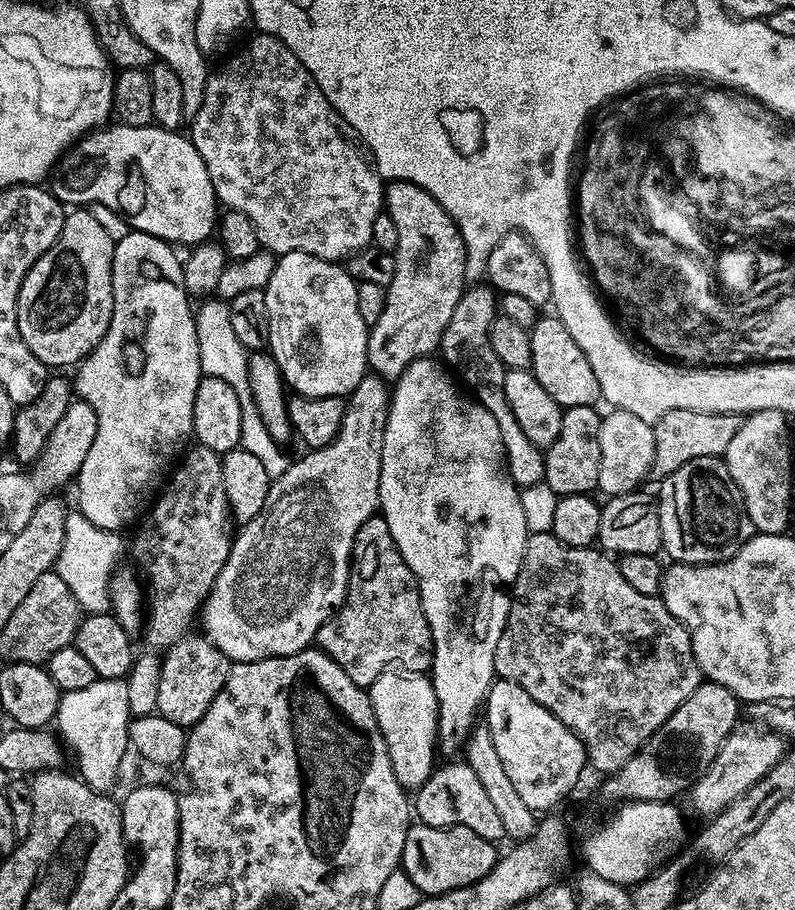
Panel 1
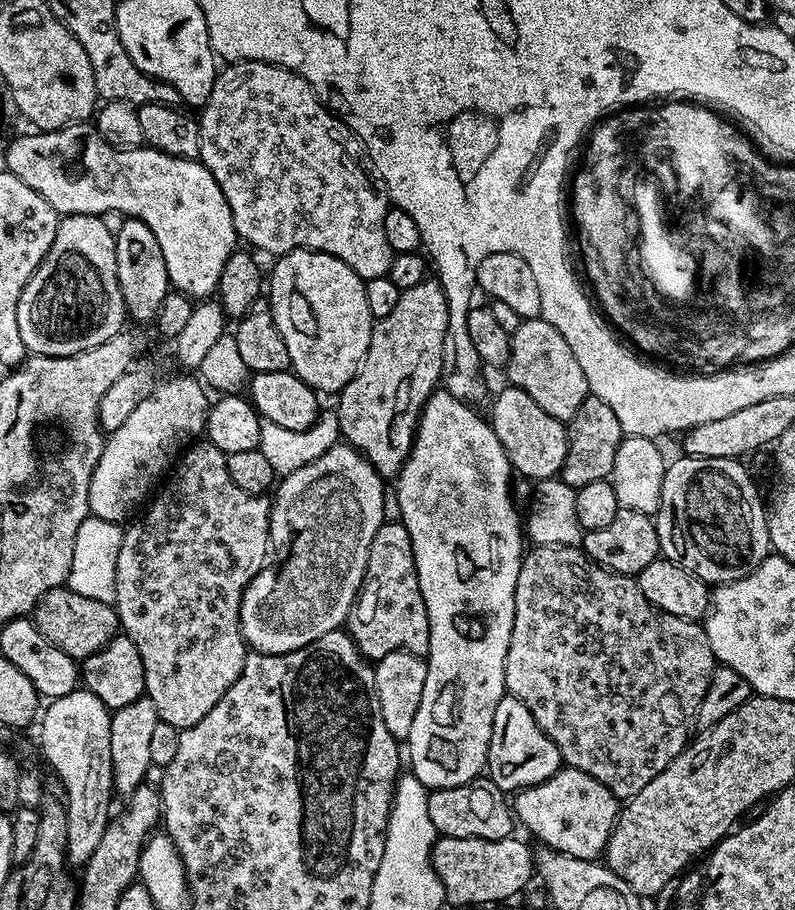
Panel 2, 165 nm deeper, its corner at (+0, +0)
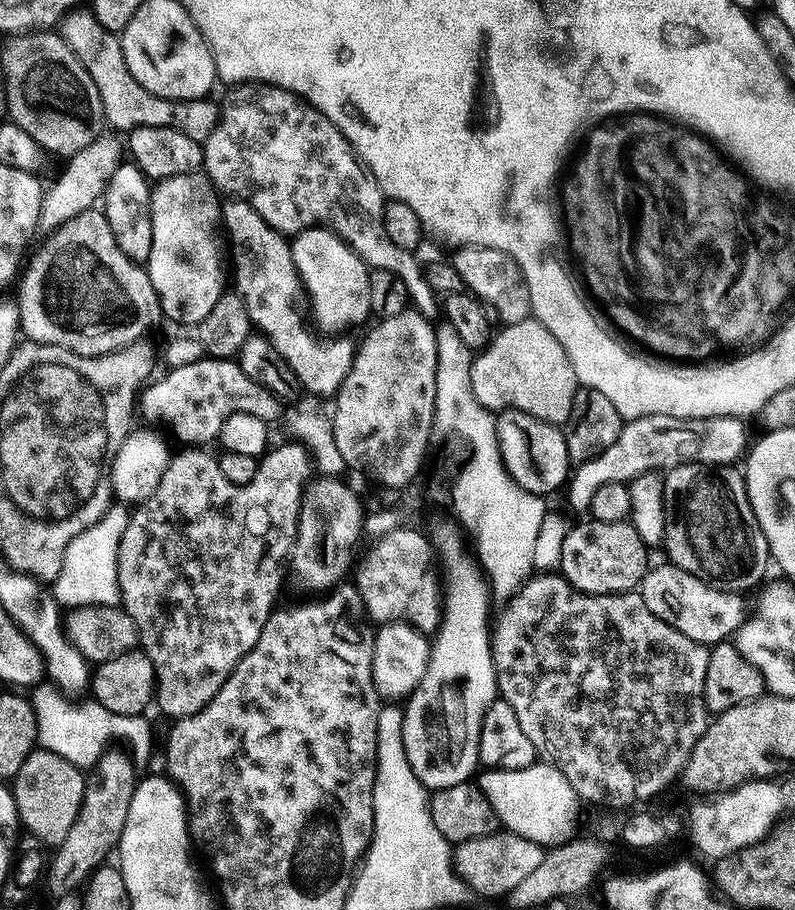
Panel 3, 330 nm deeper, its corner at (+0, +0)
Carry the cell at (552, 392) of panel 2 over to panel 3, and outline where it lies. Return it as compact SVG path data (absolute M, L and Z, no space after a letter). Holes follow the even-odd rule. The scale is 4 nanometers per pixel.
M529 318L504 326L501 332L499 329L488 345L473 355L469 386L477 403L493 414L509 410L524 412L538 420L545 420L548 424L563 426L570 418L570 406L574 406L578 381L574 366L570 358L566 358L566 350L562 350L558 338L554 338L554 334L550 334L550 330L546 330L546 326L542 326L539 320Z

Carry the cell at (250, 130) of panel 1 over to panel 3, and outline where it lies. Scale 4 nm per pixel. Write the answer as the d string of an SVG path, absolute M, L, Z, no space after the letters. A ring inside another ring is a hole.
M246 84L231 89L228 101L223 101L219 123L202 141L204 149L203 171L208 180L221 193L246 201L272 228L285 234L303 232L306 228L323 226L331 228L362 257L369 269L390 270L406 282L411 307L421 315L432 318L438 312L438 296L424 277L424 268L413 253L394 246L382 226L382 214L386 197L376 181L360 163L360 157L352 149L352 143L344 137L326 117L313 108L307 100L301 100L284 88L266 84Z

